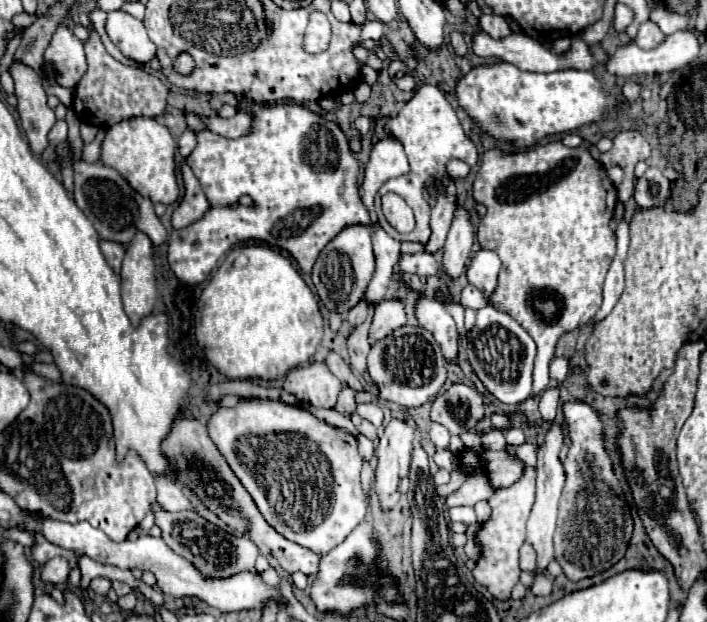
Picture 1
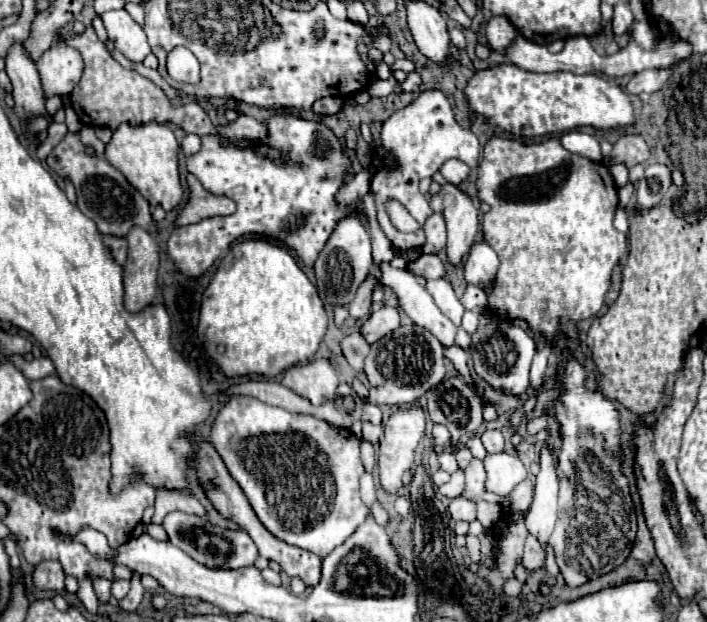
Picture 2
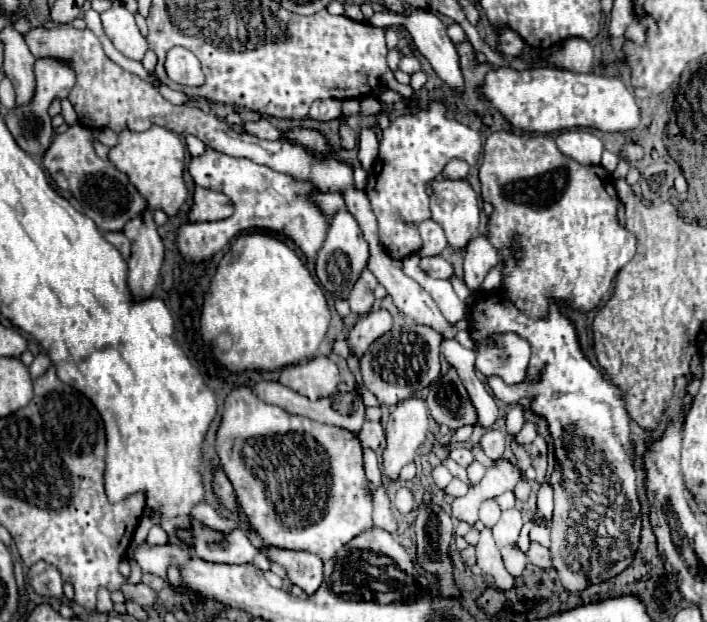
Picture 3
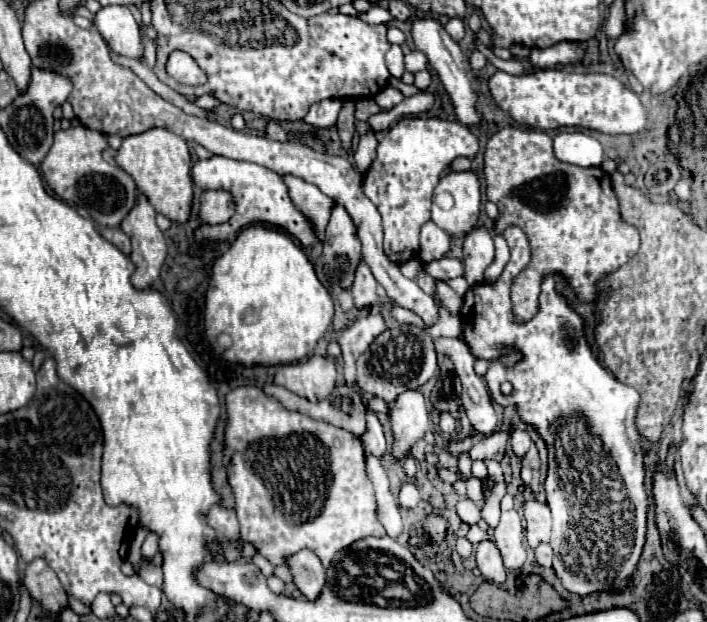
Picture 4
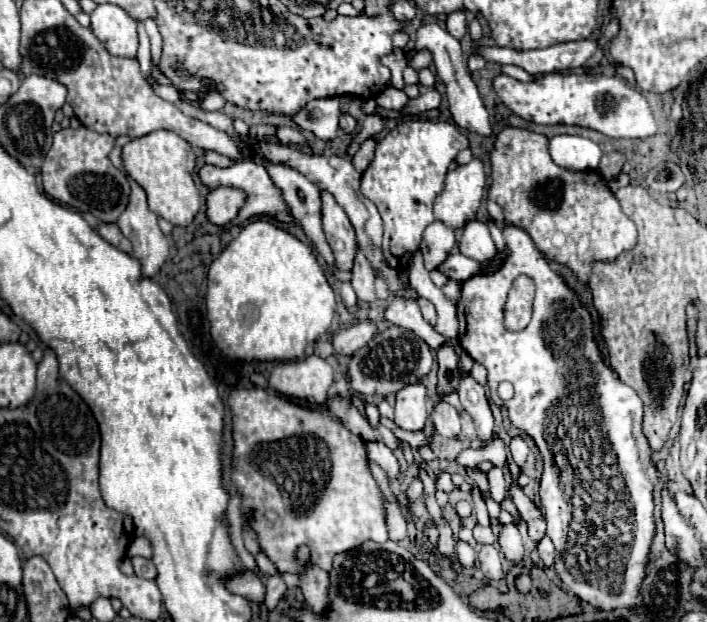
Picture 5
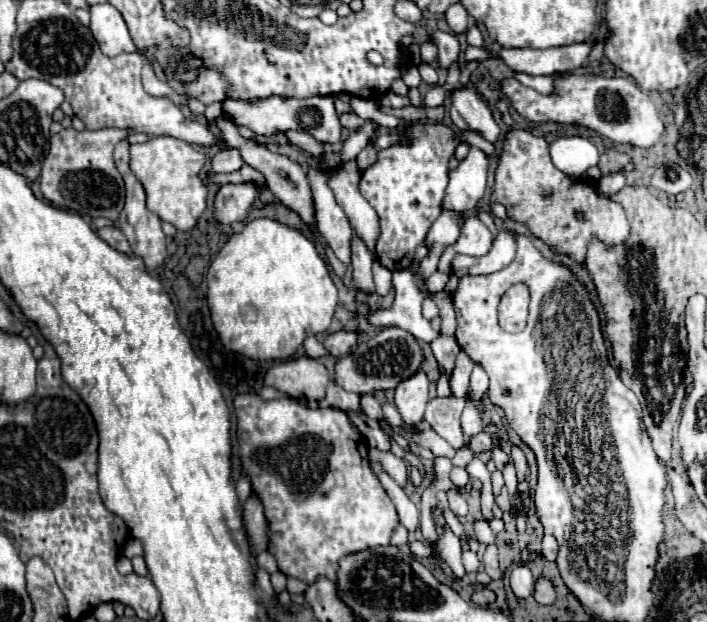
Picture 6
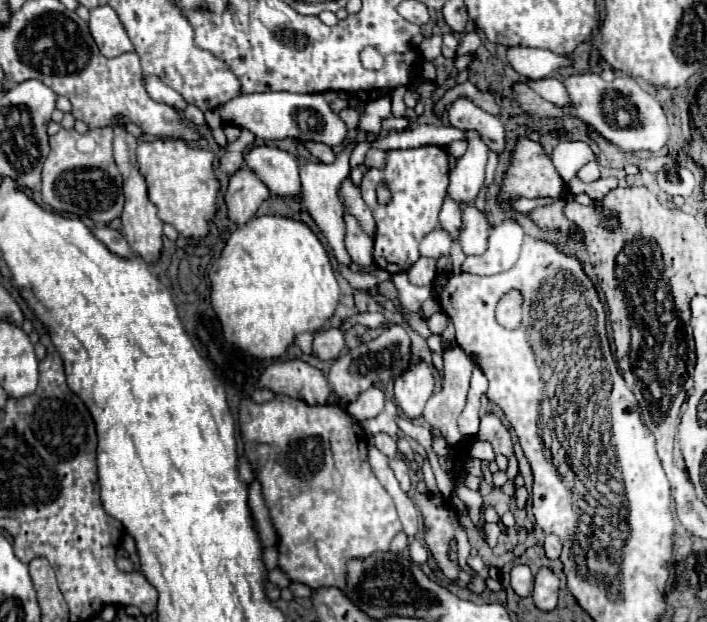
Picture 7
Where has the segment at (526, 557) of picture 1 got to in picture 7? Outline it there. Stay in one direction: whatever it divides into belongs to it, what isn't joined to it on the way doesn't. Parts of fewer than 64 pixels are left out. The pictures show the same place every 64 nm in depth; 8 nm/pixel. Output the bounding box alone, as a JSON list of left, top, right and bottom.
[544,534,562,560]

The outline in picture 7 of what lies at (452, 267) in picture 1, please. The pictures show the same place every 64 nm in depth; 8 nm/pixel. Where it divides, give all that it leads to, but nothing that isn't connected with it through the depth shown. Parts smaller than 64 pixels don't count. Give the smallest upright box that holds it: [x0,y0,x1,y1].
[448,132,488,204]

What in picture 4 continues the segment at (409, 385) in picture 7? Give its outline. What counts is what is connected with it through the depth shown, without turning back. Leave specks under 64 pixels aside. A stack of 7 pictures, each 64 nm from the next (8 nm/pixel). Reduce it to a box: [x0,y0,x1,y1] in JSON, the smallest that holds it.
[390,390,430,460]

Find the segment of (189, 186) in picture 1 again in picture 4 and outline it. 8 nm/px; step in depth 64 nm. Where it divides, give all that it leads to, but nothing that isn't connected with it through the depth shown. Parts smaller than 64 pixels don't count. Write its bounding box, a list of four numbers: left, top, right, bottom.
[198,190,234,224]

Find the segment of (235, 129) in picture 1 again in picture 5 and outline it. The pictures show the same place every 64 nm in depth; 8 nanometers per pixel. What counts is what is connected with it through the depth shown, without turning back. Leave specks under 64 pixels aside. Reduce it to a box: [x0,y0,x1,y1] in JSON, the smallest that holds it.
[276,126,306,146]

